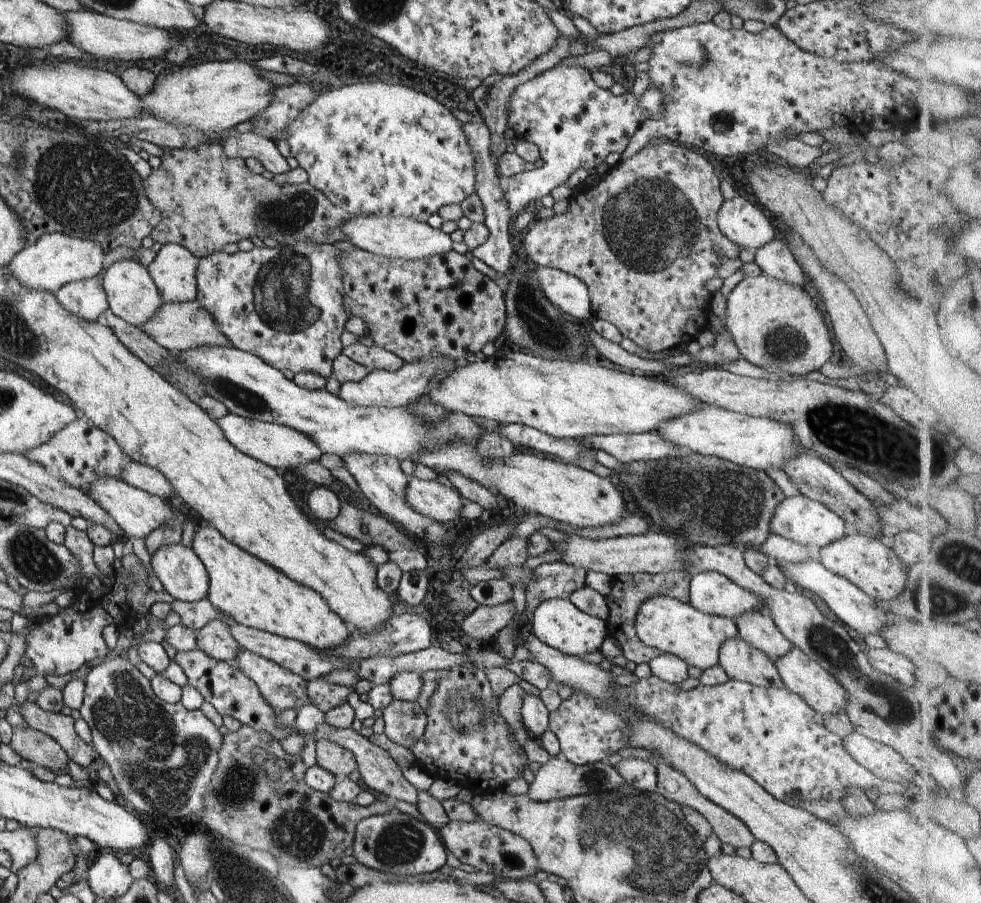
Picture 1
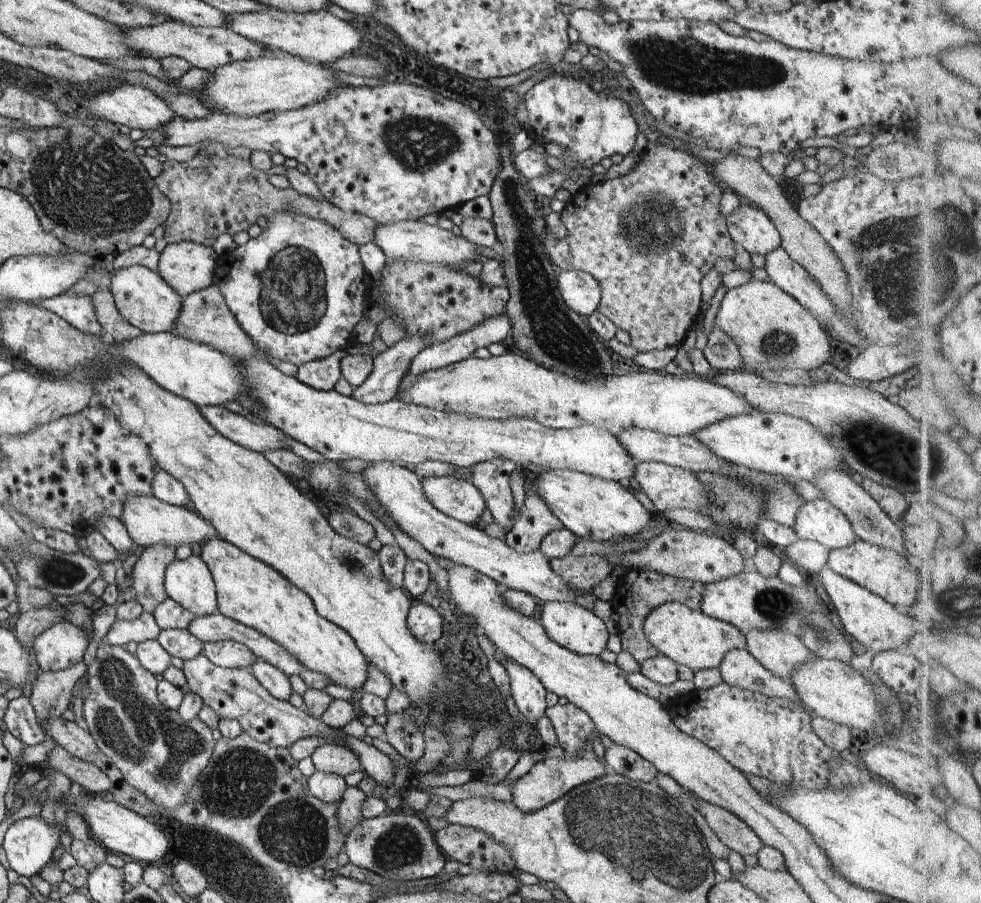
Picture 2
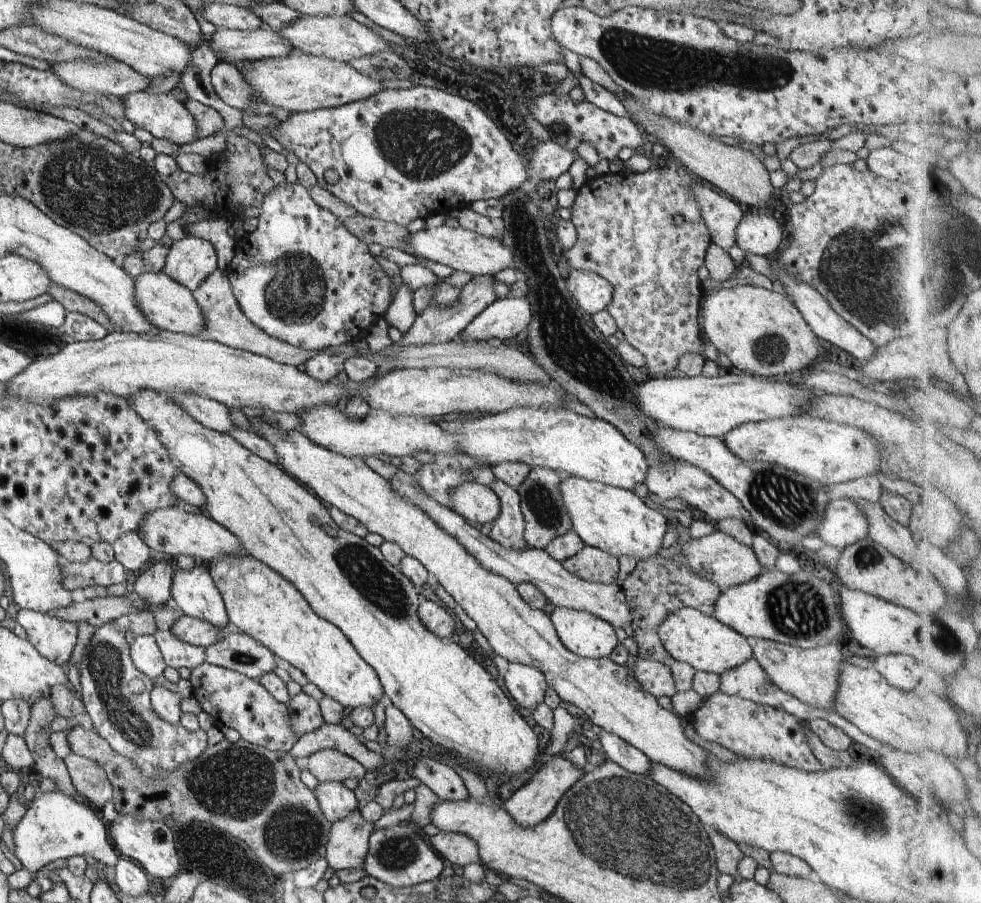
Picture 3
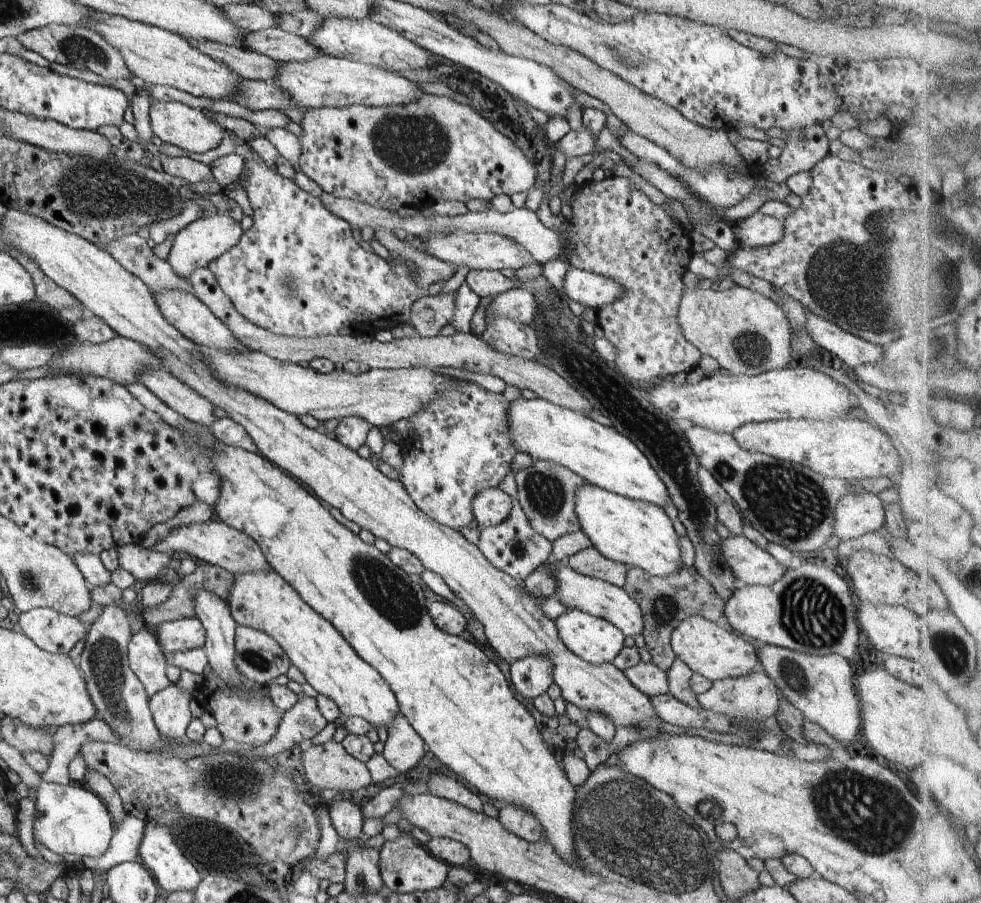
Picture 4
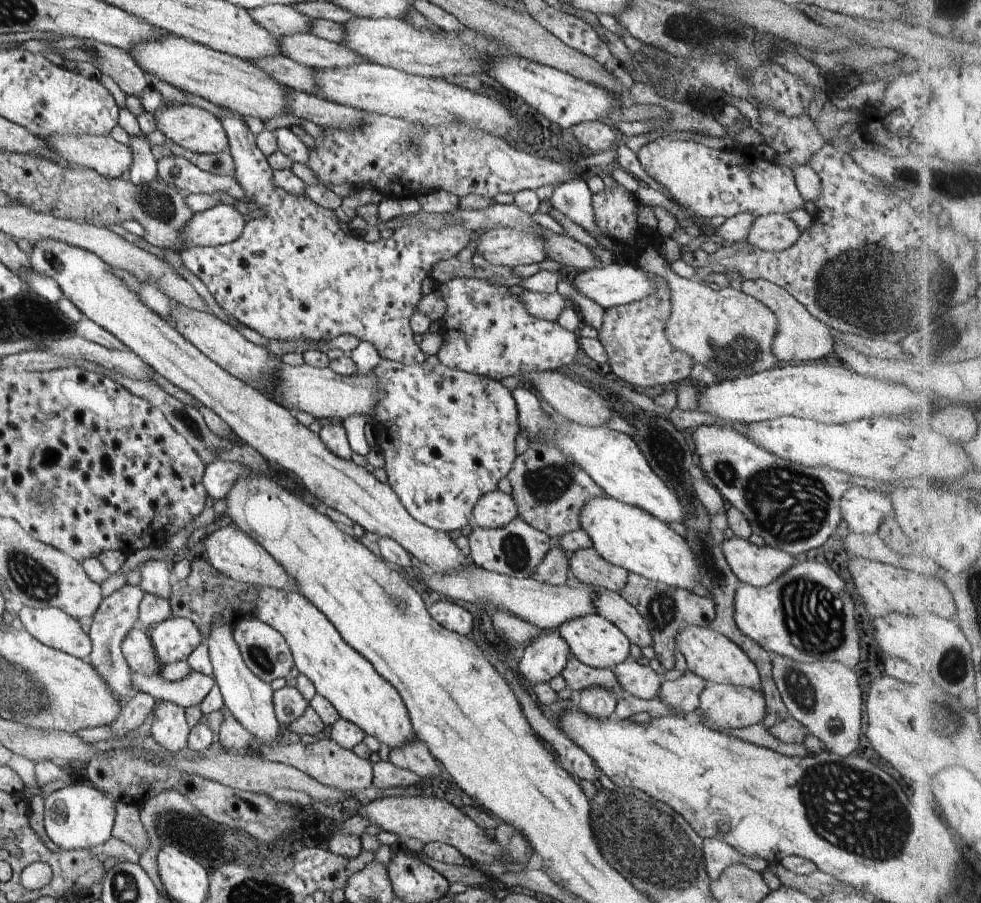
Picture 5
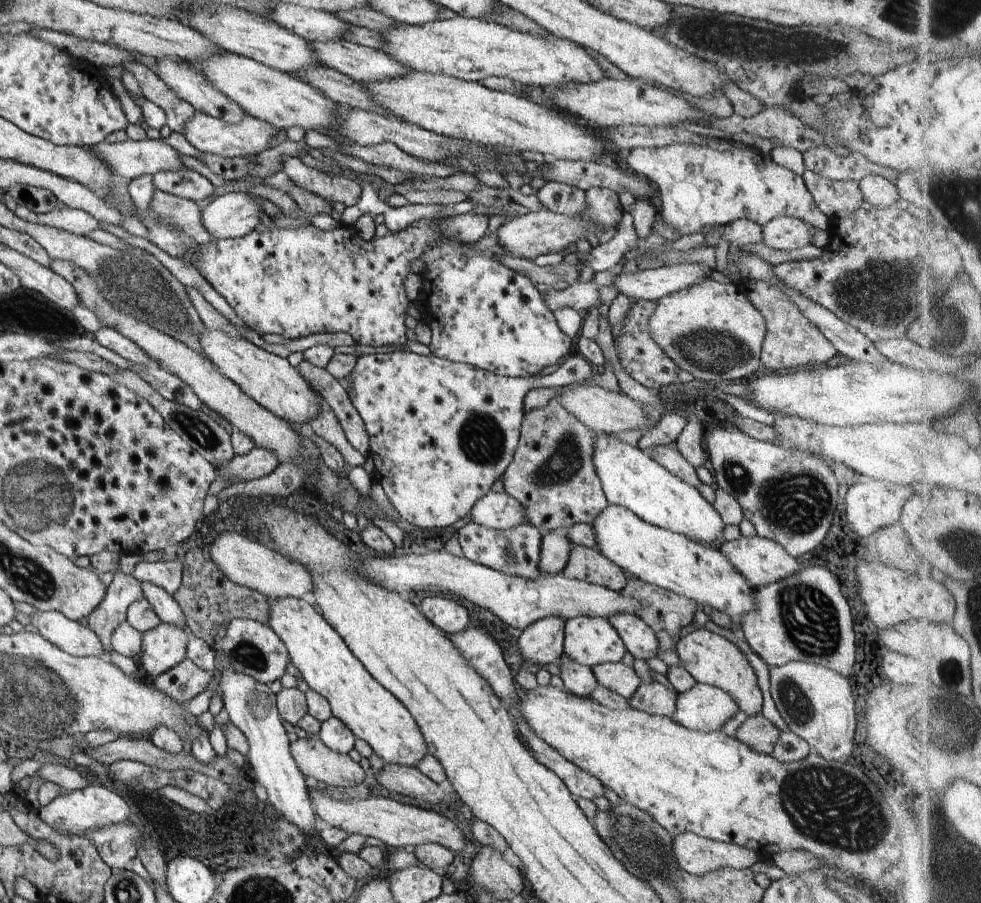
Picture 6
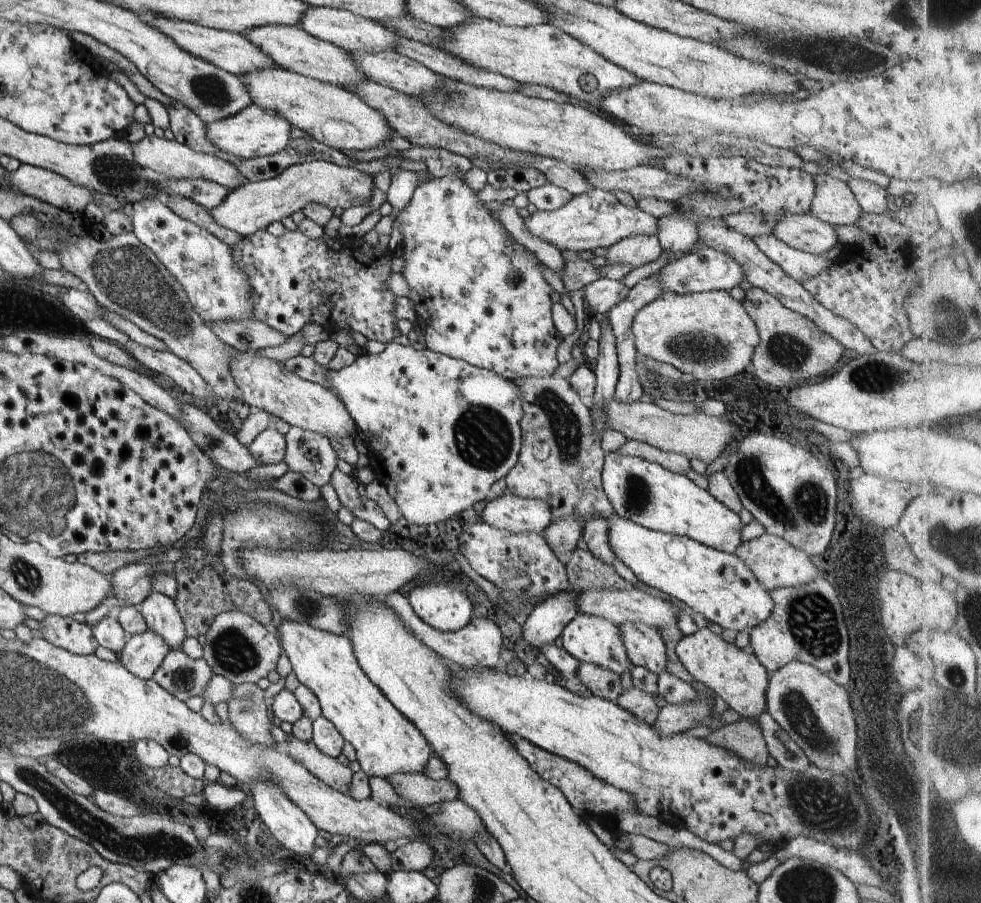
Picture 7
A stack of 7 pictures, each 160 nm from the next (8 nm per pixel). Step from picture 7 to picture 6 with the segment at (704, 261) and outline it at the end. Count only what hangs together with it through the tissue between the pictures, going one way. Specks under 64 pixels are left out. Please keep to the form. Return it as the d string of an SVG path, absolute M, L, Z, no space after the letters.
M678 263L655 269L637 269L634 272L620 269L616 276L612 274L613 284L610 286L615 286L620 294L626 295L632 301L659 301L663 296L699 283L710 276L712 271L698 263Z

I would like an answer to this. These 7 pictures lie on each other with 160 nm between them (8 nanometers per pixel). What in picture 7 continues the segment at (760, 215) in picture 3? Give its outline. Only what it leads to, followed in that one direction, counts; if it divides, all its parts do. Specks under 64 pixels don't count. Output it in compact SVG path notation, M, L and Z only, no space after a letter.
M812 214L786 215L775 224L773 235L790 248L820 255L839 245L833 225Z

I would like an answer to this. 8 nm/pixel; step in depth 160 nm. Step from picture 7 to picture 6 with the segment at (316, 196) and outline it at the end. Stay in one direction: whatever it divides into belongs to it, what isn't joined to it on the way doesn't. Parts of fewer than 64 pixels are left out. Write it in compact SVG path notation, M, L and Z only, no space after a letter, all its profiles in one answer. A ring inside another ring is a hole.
M288 157L283 162L283 170L299 187L320 195L330 203L344 202L351 207L358 202L361 186L348 178L347 174L328 173L303 163L298 157ZM234 192L222 195L209 202L201 211L203 227L213 236L214 240L239 239L250 232L260 222L258 212L261 207L248 196L248 193Z

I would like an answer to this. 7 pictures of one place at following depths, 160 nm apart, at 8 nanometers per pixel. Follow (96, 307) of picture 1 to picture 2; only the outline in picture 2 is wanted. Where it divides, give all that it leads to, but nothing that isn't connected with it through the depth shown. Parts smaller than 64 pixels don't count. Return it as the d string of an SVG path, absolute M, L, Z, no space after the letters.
M66 291L61 295L39 301L37 305L50 309L82 332L95 335L103 332L95 315L95 306L90 295Z

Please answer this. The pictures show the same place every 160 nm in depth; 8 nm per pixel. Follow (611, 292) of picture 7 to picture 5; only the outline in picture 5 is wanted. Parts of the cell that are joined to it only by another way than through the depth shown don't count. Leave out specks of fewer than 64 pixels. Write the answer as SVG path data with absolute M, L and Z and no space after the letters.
M524 290L520 295L520 300L522 300L526 312L530 312L536 318L542 318L551 322L557 321L565 306L571 304L558 292L545 294Z

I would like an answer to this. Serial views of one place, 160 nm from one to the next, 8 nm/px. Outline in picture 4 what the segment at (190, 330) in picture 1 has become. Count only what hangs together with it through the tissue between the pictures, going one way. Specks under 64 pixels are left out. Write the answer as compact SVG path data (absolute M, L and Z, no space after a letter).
M198 268L190 274L187 279L194 288L195 296L218 318L222 320L230 332L236 336L240 344L250 351L262 352L271 358L300 364L300 362L309 362L314 358L323 357L332 360L336 368L342 367L344 362L355 361L366 364L369 369L406 369L413 367L438 368L452 367L460 370L467 370L470 373L490 374L504 381L507 385L515 386L521 390L530 389L539 398L548 400L552 404L568 408L574 412L582 412L587 415L592 412L594 406L590 404L582 394L567 382L560 374L557 374L545 360L526 360L518 356L508 356L502 354L494 348L490 348L484 340L480 340L472 332L469 334L456 333L452 336L436 336L421 338L400 338L392 342L378 342L375 339L372 342L359 340L354 336L327 335L314 337L288 337L276 335L264 328L250 324L244 316L238 314L238 310L232 306L230 298L222 292L218 286L214 274L208 268Z

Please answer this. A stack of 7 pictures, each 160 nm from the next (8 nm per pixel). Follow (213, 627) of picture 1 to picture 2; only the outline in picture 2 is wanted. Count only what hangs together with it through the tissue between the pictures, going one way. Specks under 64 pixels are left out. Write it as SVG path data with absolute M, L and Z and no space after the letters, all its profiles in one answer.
M233 640L206 641L203 643L203 653L212 664L225 669L250 669L251 664L258 660L245 644Z

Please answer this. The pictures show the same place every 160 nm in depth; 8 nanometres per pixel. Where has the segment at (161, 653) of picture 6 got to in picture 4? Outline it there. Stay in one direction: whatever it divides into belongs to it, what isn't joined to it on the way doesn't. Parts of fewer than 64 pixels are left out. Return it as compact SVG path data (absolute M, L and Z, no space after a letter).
M197 617L164 622L153 629L163 652L184 652L204 647L205 632Z

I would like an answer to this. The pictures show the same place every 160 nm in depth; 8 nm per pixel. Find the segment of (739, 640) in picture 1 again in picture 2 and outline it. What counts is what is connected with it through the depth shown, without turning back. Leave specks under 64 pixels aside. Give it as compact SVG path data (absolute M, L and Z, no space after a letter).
M746 647L729 650L719 669L724 683L801 704L792 684L762 666Z

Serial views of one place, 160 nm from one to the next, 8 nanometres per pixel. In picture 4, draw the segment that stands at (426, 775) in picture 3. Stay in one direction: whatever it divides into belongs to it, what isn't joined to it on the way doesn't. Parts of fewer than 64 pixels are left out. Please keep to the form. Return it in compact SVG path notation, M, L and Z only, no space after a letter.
M430 774L428 778L429 794L442 796L445 800L454 800L456 805L464 806L474 812L482 811L482 800L479 794L474 794L464 782L446 776L446 774Z

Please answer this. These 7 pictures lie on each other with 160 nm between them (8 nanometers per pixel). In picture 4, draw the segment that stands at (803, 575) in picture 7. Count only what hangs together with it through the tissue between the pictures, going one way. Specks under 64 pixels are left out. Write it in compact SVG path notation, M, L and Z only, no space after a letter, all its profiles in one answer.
M742 535L726 538L722 544L725 566L740 585L771 586L786 574L787 567Z

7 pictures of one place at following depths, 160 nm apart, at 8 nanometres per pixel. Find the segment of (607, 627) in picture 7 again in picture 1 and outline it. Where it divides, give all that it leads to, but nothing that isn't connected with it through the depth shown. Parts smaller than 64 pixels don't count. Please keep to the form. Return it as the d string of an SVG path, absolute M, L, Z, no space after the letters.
M548 599L542 601L532 614L532 635L540 642L567 655L584 657L584 654L600 650L607 636L607 622L598 617L584 614L568 599Z

